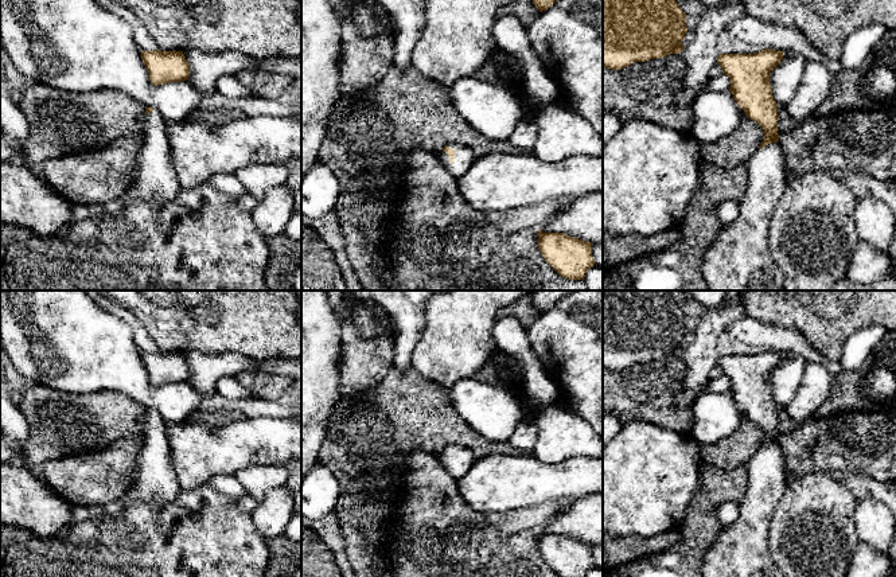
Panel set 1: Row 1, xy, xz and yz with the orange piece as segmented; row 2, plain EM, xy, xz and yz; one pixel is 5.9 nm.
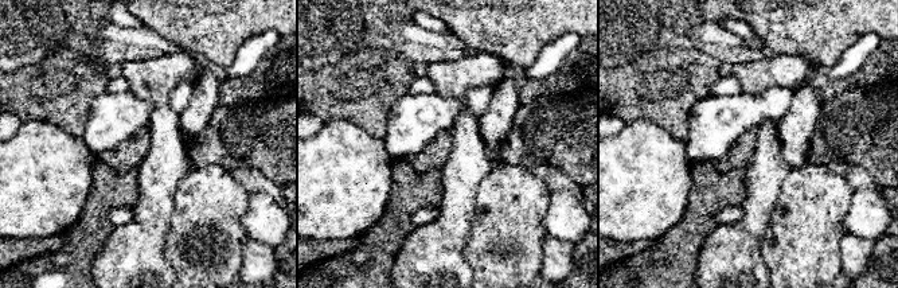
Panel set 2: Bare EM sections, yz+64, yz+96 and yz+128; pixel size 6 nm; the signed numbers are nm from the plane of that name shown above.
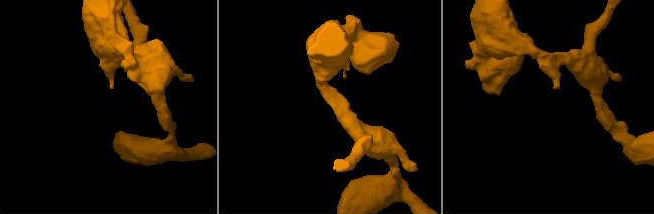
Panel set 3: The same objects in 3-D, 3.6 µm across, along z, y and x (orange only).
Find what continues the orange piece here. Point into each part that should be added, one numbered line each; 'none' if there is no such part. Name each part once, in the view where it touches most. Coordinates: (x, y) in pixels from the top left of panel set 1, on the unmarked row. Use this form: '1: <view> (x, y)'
1: xz (464, 459)

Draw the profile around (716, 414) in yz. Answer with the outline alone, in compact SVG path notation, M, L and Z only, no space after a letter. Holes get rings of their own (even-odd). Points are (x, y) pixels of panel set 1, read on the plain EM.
M709 390L697 395L693 414L690 434L698 445L710 445L731 436L745 417L729 391L713 393Z

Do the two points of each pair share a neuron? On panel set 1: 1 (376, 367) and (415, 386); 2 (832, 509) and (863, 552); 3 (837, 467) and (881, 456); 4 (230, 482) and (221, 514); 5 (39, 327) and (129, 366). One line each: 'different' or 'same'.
1: different
2: different
3: same
4: different
5: same

